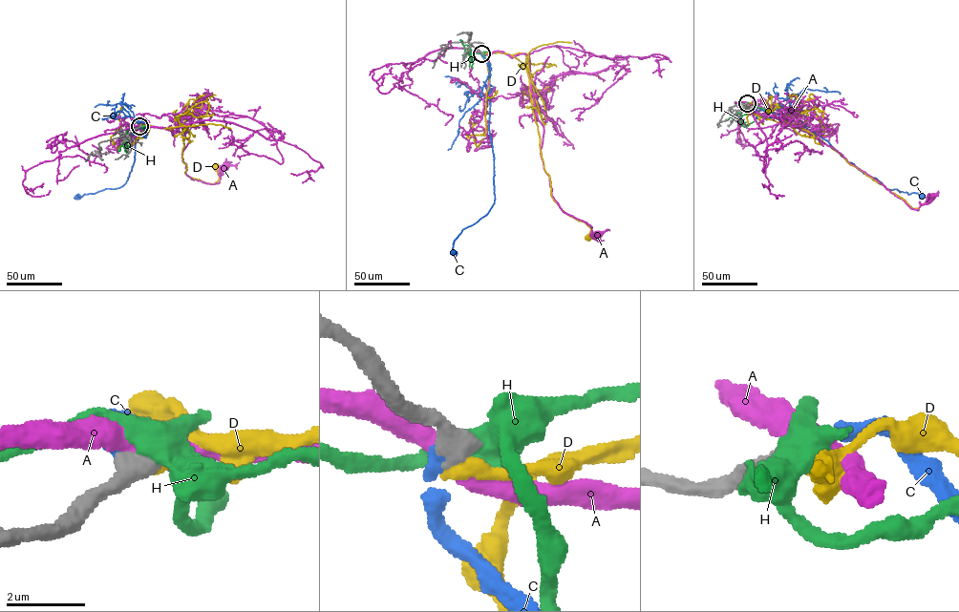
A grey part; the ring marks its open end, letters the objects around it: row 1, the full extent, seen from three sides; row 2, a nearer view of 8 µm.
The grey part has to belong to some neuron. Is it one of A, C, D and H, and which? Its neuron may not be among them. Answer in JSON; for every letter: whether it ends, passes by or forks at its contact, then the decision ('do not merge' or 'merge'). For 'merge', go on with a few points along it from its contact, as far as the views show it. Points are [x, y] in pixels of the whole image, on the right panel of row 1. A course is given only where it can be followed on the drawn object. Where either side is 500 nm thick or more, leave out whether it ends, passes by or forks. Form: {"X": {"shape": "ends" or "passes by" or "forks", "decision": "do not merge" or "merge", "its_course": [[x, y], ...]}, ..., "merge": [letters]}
{"A": {"decision": "do not merge"}, "C": {"decision": "merge", "its_course": [[747, 103], [782, 116], [795, 114], [848, 162], [876, 178], [886, 188], [922, 196]]}, "D": {"decision": "do not merge"}, "H": {"decision": "do not merge"}, "merge": ["C"]}

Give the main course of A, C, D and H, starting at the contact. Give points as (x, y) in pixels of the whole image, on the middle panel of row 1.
A: (481, 52), (528, 55), (536, 115), (543, 129), (541, 157), (551, 196), (564, 212), (591, 226), (595, 235)
C: (481, 52), (489, 71), (489, 131), (493, 155), (495, 200), (486, 215), (462, 229), (453, 243), (454, 253)
D: (481, 53), (508, 53), (525, 67), (551, 196), (563, 210), (588, 225), (588, 238)
H: (482, 52), (468, 54), (471, 50), (469, 67)

